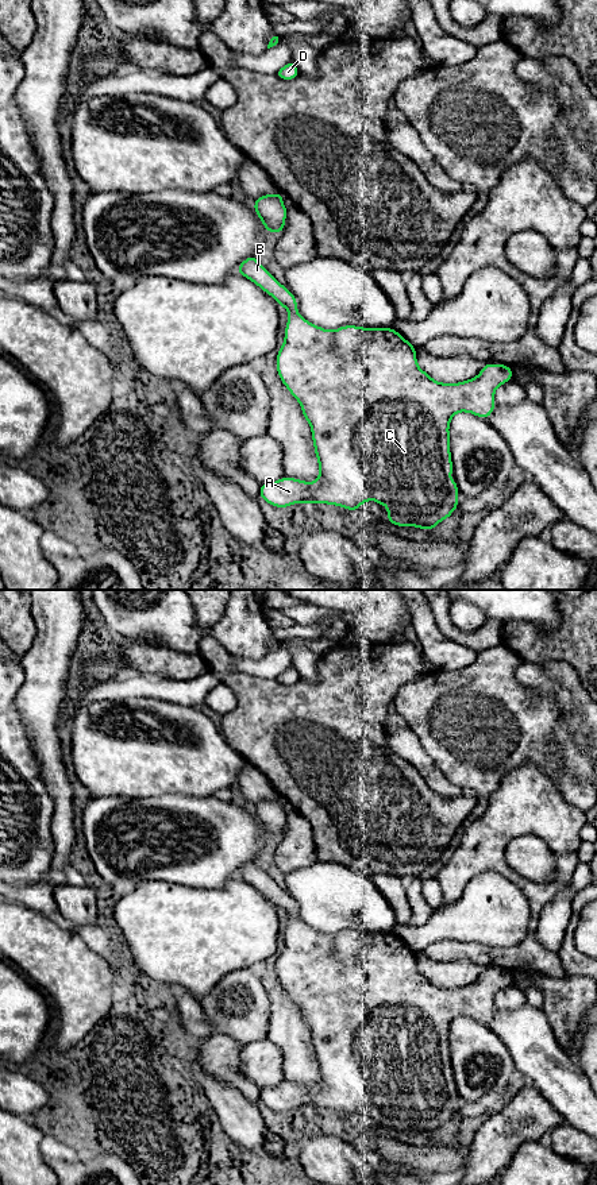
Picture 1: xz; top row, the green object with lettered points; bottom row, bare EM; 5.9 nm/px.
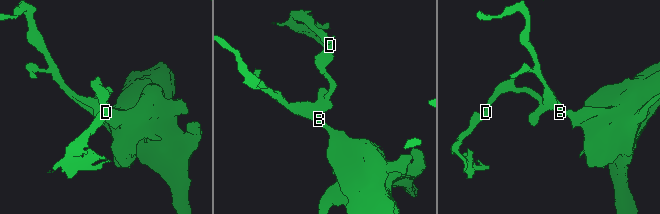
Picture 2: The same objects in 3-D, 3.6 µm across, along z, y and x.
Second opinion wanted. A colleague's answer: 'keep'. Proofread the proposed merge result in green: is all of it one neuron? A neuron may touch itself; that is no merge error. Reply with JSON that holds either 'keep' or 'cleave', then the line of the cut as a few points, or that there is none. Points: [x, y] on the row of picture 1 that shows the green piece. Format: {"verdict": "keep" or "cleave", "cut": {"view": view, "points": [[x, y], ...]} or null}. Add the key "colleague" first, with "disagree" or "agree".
{"colleague": "agree", "verdict": "keep", "cut": null}

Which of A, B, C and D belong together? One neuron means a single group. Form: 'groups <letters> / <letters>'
groups A B C D

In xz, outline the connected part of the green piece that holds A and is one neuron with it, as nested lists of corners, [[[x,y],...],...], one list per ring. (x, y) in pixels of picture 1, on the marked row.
[[[250,256],[244,259],[238,266],[238,273],[253,281],[258,285],[263,292],[269,296],[273,296],[274,300],[280,304],[281,308],[286,308],[289,312],[286,328],[285,328],[285,339],[277,354],[277,371],[281,378],[281,382],[288,387],[290,394],[300,402],[303,414],[305,420],[311,424],[312,440],[315,445],[315,453],[319,462],[319,476],[315,482],[298,480],[294,478],[284,476],[274,483],[261,485],[259,495],[267,503],[276,507],[286,507],[298,502],[305,505],[309,503],[328,503],[335,506],[342,506],[347,510],[357,510],[362,503],[373,499],[380,505],[388,507],[388,522],[398,525],[398,526],[417,526],[419,529],[430,529],[432,530],[440,521],[448,518],[451,513],[458,509],[458,495],[459,490],[457,487],[457,480],[450,479],[450,474],[454,472],[454,467],[451,463],[450,453],[450,433],[448,426],[452,416],[459,412],[473,413],[477,417],[488,418],[494,406],[494,391],[502,383],[507,383],[512,379],[513,373],[511,367],[505,364],[492,364],[486,363],[481,373],[469,381],[463,381],[459,383],[440,383],[432,379],[427,373],[424,373],[417,362],[416,362],[416,348],[407,341],[398,332],[393,328],[362,328],[355,325],[344,325],[335,331],[327,331],[320,328],[305,319],[303,319],[297,312],[297,301],[296,297],[286,289],[285,285],[280,285],[280,282],[258,262],[257,256]]]

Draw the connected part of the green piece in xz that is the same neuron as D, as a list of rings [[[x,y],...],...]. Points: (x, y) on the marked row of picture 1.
[[[289,62],[288,65],[282,66],[276,74],[281,80],[293,80],[298,77],[298,69],[293,62]]]

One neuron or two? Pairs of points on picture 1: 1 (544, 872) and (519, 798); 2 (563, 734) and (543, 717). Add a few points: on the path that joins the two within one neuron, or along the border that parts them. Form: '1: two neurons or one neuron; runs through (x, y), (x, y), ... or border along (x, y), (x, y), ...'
1: two neurons; border along (504, 850), (517, 837), (536, 836), (555, 857)
2: two neurons; border along (561, 717), (550, 738), (558, 749), (558, 757)

